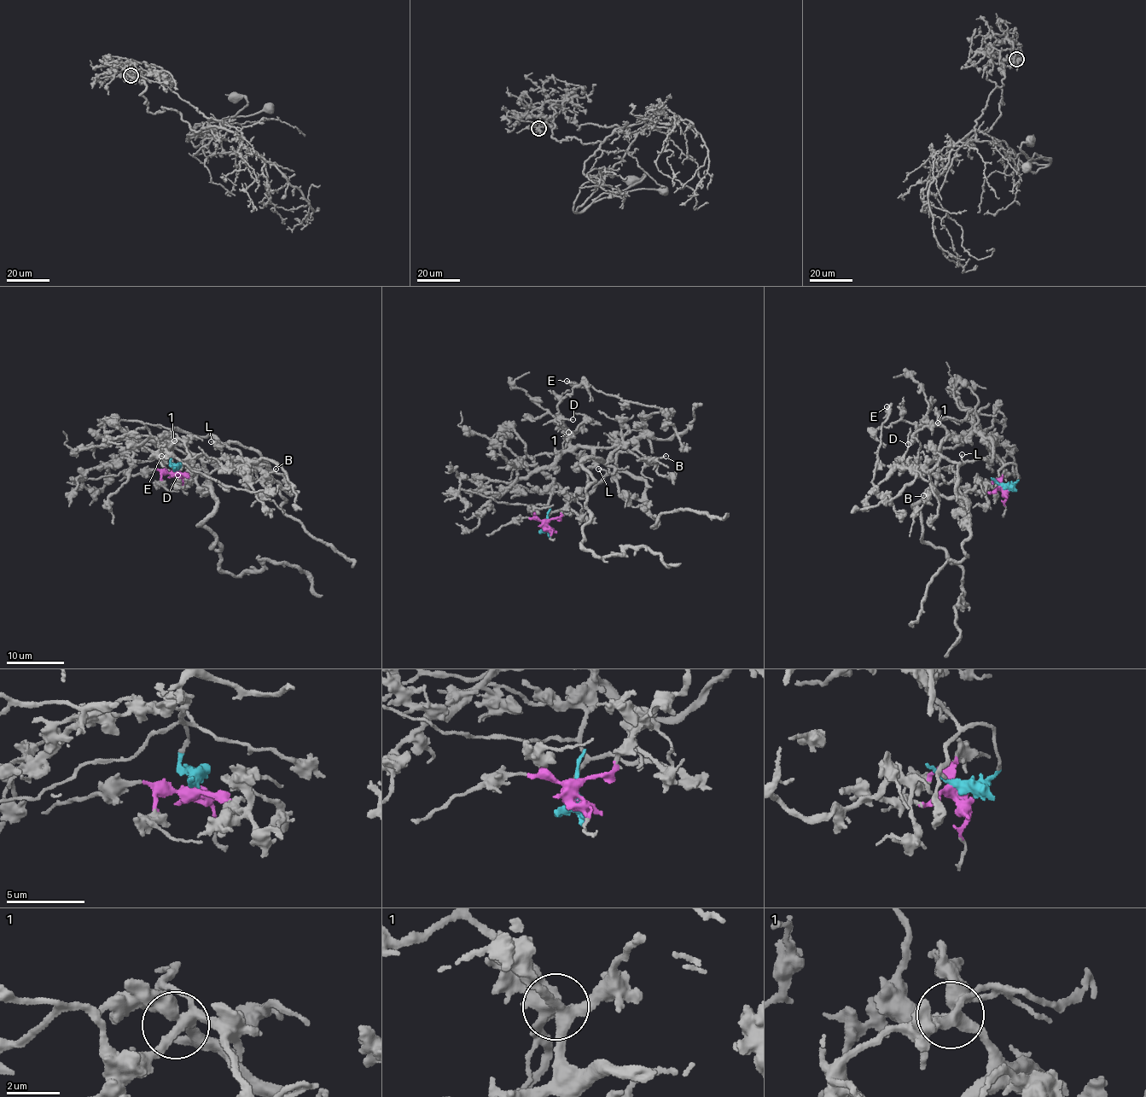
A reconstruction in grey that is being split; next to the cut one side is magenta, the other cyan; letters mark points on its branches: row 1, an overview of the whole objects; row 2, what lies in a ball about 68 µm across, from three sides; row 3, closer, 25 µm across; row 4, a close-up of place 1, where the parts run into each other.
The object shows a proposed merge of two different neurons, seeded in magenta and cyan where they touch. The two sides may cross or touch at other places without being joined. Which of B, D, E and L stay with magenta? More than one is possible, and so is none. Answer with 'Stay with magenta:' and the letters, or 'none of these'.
Stay with magenta: B, D

